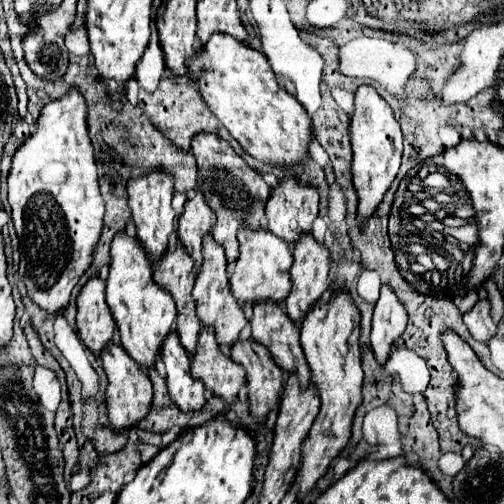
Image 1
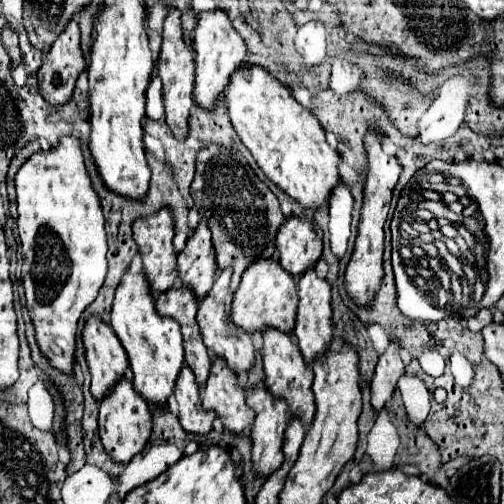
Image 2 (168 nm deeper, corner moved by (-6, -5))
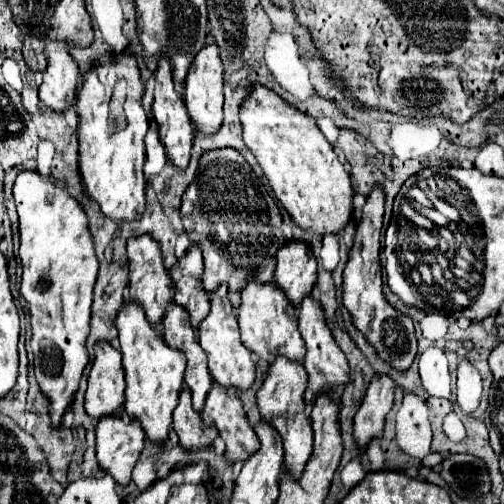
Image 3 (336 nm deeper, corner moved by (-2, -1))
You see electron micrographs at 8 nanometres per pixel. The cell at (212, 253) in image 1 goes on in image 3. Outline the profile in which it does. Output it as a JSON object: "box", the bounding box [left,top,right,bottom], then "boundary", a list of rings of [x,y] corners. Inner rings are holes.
{"box":[199,283,255,391],"boundary":[[[221,283],[211,293],[211,311],[199,325],[199,345],[205,349],[209,357],[209,371],[211,377],[223,385],[223,387],[237,387],[239,391],[249,389],[255,381],[255,361],[253,353],[241,343],[239,339],[239,327],[235,311],[227,299],[227,285]]]}

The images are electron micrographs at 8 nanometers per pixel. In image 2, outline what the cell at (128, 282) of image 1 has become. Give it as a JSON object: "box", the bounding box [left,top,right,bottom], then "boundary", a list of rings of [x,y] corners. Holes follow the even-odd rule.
{"box":[111,271,185,409],"boundary":[[[129,271],[125,273],[115,293],[111,325],[123,349],[127,351],[129,365],[133,371],[135,391],[149,403],[151,409],[159,409],[159,405],[167,407],[167,401],[175,389],[175,381],[185,365],[183,337],[177,321],[173,321],[171,317],[161,317],[157,313],[155,299],[149,291],[149,283],[145,275],[131,275]]]}

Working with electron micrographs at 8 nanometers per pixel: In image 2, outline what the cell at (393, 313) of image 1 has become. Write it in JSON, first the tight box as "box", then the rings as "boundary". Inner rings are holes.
{"box":[371,341,405,411],"boundary":[[[391,341],[387,351],[379,357],[375,375],[371,379],[371,405],[375,411],[381,411],[397,389],[399,377],[405,373],[405,365],[401,361],[401,347],[397,341]]]}

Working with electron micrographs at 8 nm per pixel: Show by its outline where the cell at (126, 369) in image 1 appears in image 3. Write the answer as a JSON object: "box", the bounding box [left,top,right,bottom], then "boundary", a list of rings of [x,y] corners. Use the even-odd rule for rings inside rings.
{"box":[97,415,145,485],"boundary":[[[105,415],[97,421],[97,461],[99,467],[111,475],[115,475],[115,481],[121,485],[127,485],[131,481],[131,471],[141,455],[145,431],[141,429],[141,423],[129,415]]]}

